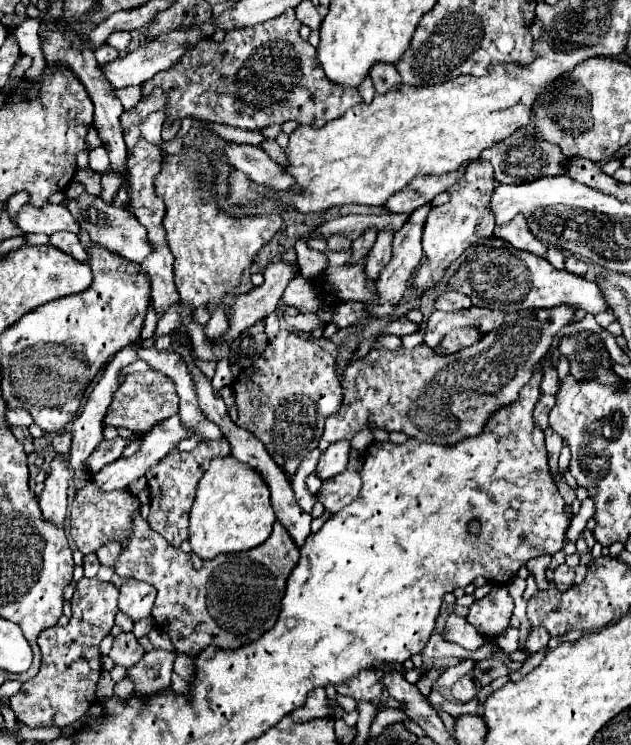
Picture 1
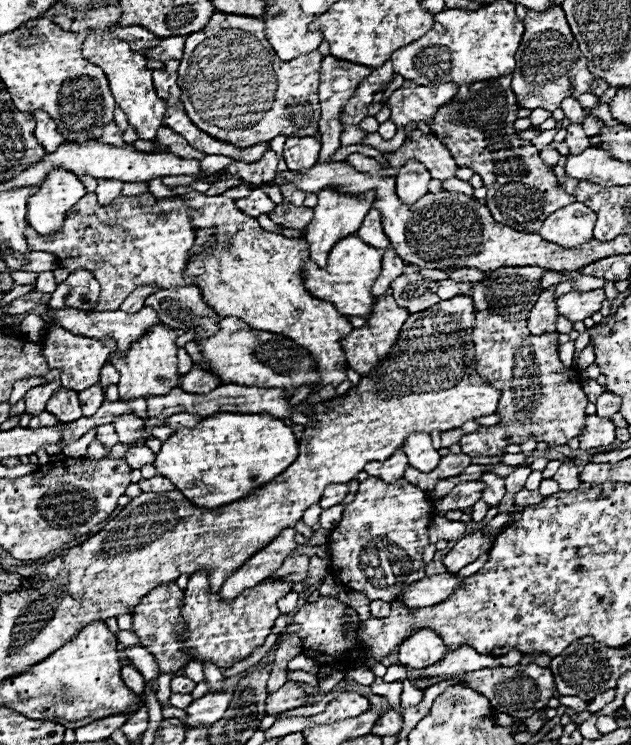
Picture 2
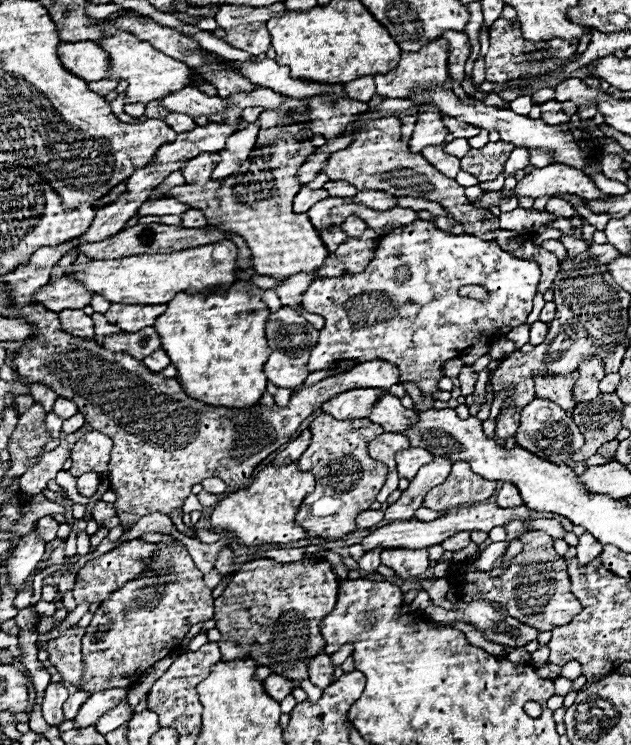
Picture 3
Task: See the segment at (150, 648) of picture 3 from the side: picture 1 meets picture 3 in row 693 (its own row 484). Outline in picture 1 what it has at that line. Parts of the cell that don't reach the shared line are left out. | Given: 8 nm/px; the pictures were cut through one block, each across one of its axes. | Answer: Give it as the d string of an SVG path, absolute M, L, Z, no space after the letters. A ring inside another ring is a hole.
M94 482L86 484L86 488L78 490L72 500L70 510L70 536L76 544L76 548L82 554L96 552L102 544L108 544L110 540L118 544L126 544L130 540L130 528L134 524L134 516L140 512L140 498L132 496L128 490L114 490L114 492L102 492ZM116 496L116 498L114 498Z

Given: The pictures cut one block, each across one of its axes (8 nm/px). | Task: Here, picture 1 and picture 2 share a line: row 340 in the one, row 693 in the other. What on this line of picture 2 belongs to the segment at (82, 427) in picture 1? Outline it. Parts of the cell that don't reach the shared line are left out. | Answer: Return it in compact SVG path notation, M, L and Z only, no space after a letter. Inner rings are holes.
M124 666L120 676L122 676L124 684L126 684L132 692L142 694L142 690L144 690L144 678L142 678L142 674L140 674L134 666Z

